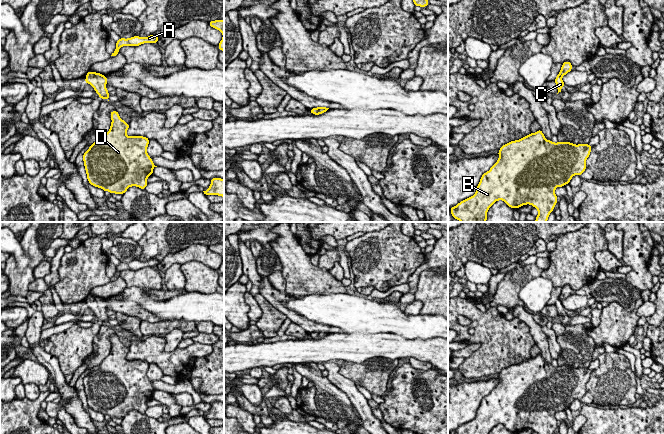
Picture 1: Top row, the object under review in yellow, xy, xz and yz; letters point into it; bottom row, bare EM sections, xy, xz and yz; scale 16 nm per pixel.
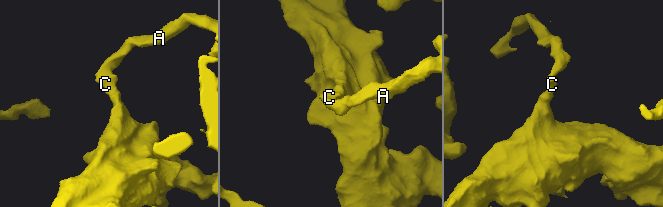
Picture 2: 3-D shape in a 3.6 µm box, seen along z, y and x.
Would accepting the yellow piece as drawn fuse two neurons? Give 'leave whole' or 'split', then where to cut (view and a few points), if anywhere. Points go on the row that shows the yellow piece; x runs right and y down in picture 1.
leave whole | no cut

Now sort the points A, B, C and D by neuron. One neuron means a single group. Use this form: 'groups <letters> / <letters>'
groups A B C D

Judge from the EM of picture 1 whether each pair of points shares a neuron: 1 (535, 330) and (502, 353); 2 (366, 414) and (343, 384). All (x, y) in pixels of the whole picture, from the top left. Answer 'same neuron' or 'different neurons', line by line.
1: different neurons
2: same neuron

